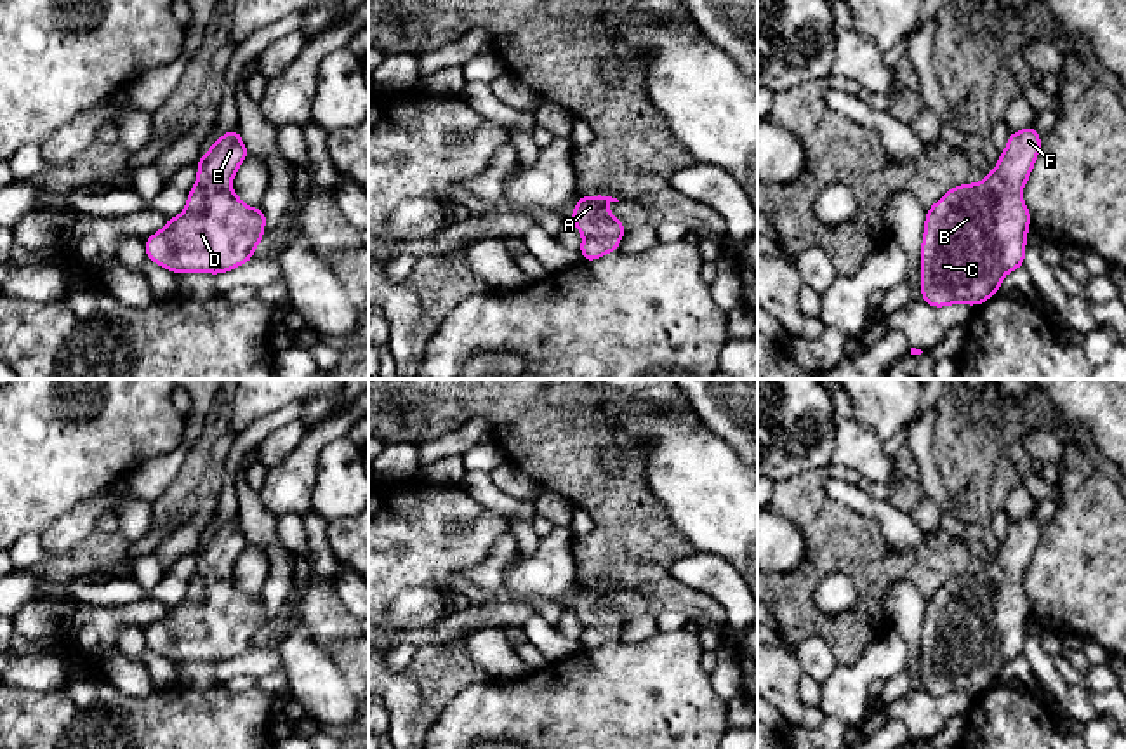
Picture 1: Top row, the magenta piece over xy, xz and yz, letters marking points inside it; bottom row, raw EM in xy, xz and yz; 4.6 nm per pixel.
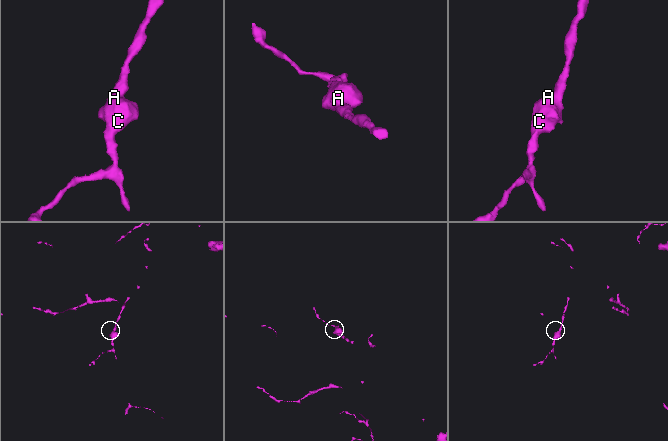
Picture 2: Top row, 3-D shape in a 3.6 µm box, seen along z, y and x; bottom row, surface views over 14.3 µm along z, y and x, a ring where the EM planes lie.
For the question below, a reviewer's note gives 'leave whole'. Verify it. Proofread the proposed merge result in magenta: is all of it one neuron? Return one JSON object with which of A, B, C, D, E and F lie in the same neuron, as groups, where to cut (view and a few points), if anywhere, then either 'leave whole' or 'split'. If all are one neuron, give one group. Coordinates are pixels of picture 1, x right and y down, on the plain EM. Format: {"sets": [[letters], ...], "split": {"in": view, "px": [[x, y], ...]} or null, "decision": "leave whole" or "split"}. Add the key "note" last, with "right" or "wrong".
{"sets": [["A", "B", "C", "D", "E", "F"]], "split": null, "decision": "leave whole", "note": "right"}

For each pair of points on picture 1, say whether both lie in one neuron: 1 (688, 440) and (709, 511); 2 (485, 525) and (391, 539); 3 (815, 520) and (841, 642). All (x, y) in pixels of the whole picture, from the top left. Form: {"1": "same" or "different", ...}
{"1": "same", "2": "same", "3": "same"}

